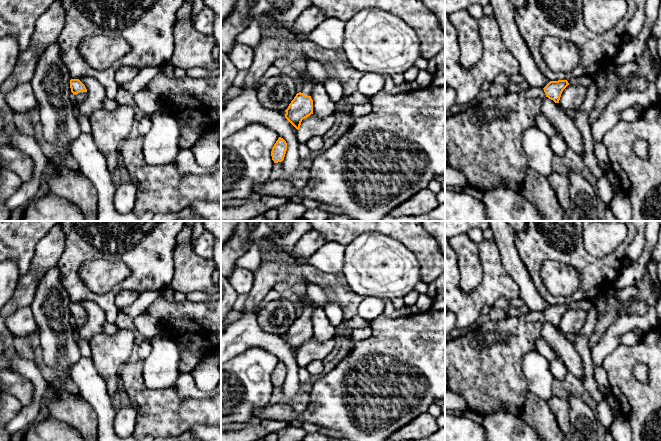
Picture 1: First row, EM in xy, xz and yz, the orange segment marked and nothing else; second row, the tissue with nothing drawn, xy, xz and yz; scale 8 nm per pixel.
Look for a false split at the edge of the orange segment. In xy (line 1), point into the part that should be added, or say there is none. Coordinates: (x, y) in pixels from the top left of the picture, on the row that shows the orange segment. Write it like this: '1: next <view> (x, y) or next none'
1: next xy (80, 97)

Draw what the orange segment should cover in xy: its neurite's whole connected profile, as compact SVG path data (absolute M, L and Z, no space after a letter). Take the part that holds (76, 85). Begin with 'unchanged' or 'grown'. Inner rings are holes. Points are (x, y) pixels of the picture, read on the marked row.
grown | M79 79L70 80L71 92L75 95L75 105L79 105L87 98L87 89Z

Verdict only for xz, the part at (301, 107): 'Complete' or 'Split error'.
Split error

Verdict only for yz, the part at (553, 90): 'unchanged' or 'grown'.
grown

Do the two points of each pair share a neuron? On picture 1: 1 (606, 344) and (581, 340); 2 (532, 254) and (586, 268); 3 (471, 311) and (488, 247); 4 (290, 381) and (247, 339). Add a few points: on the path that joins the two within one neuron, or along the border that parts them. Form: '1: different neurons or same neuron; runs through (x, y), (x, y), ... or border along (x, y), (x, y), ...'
1: different neurons; border along (591, 349), (589, 353)
2: same neuron; runs through (545, 254), (573, 256)
3: same neuron; runs through (482, 295), (489, 288), (489, 263)
4: same neuron; runs through (291, 365), (290, 361), (272, 343), (263, 339)

